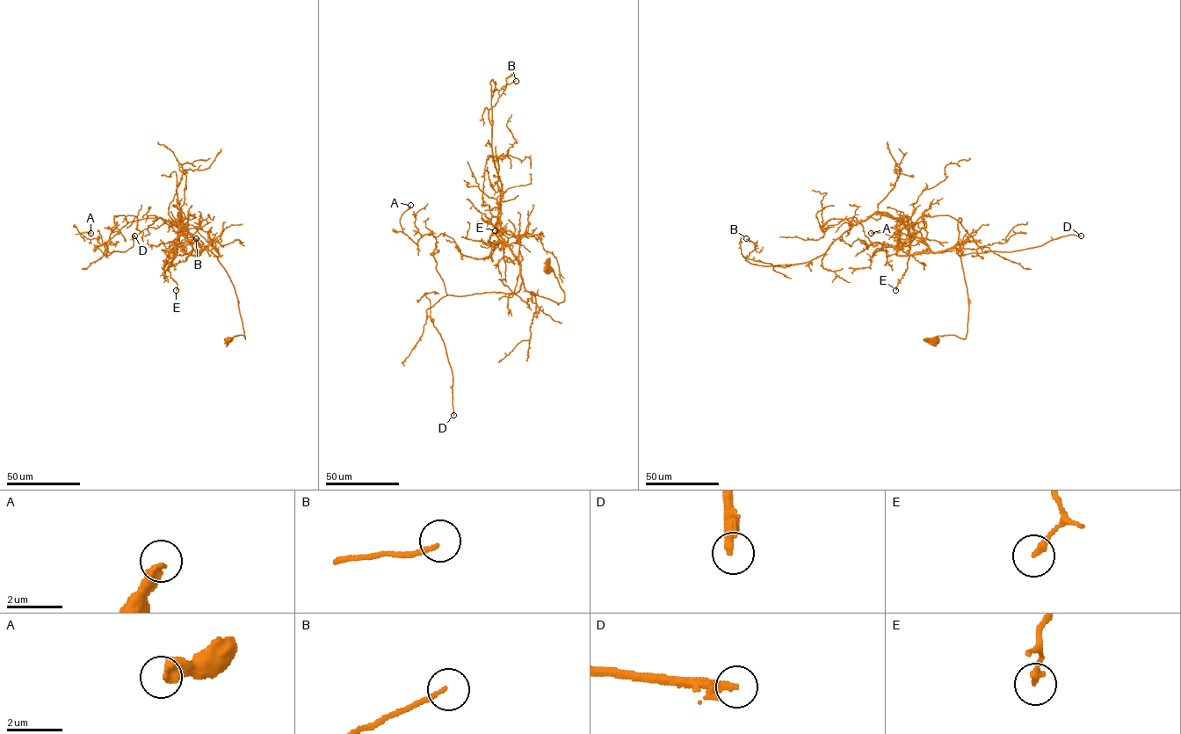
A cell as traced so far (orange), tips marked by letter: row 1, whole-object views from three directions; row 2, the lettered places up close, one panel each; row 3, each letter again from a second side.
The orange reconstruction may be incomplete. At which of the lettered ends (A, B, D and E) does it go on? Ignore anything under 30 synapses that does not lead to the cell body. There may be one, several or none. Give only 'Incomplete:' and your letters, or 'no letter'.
Incomplete: D

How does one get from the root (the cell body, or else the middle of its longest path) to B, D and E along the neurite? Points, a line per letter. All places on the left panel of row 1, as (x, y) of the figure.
B: (228, 338), (245, 338), (235, 287), (217, 257), (200, 252), (180, 213), (171, 265), (175, 248), (196, 238)
D: (228, 338), (245, 337), (235, 287), (217, 257), (158, 217), (128, 221), (107, 250), (125, 251), (134, 236)
E: (228, 338), (245, 338), (235, 287), (217, 257), (189, 235), (179, 237), (169, 268), (176, 290)

